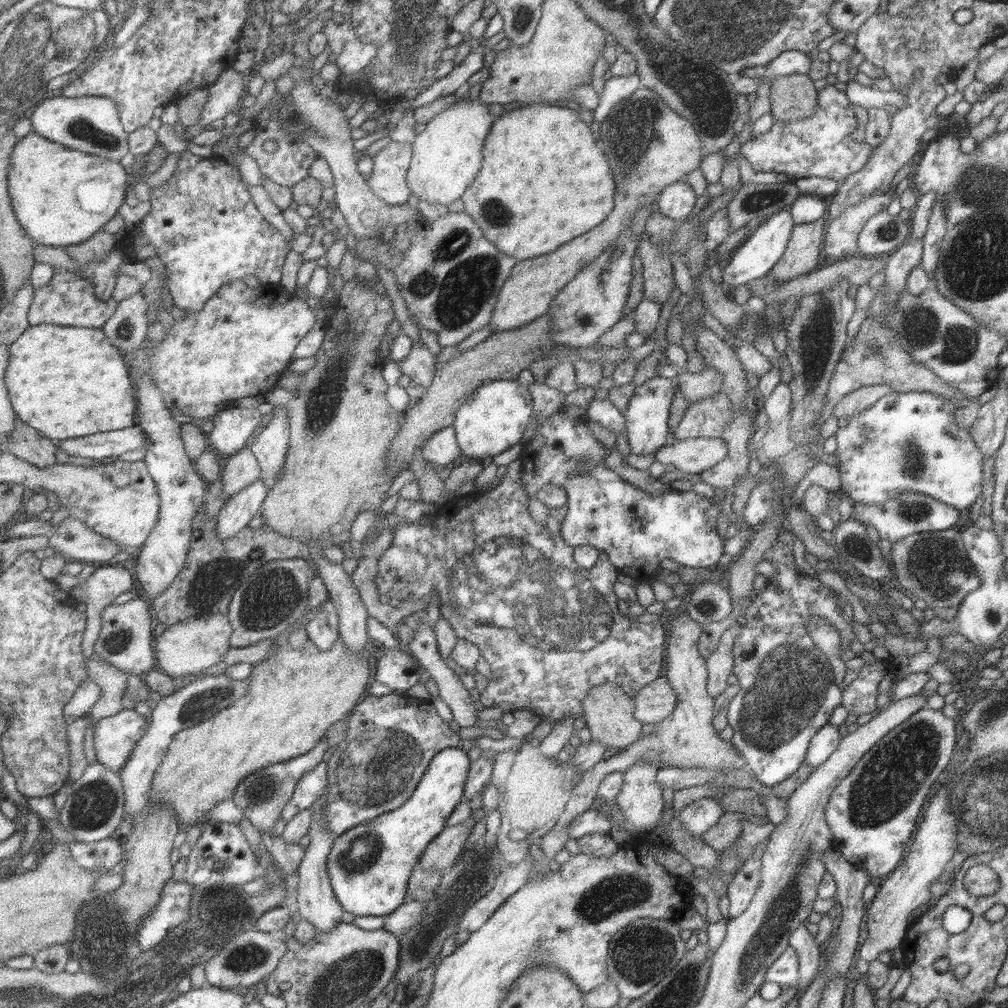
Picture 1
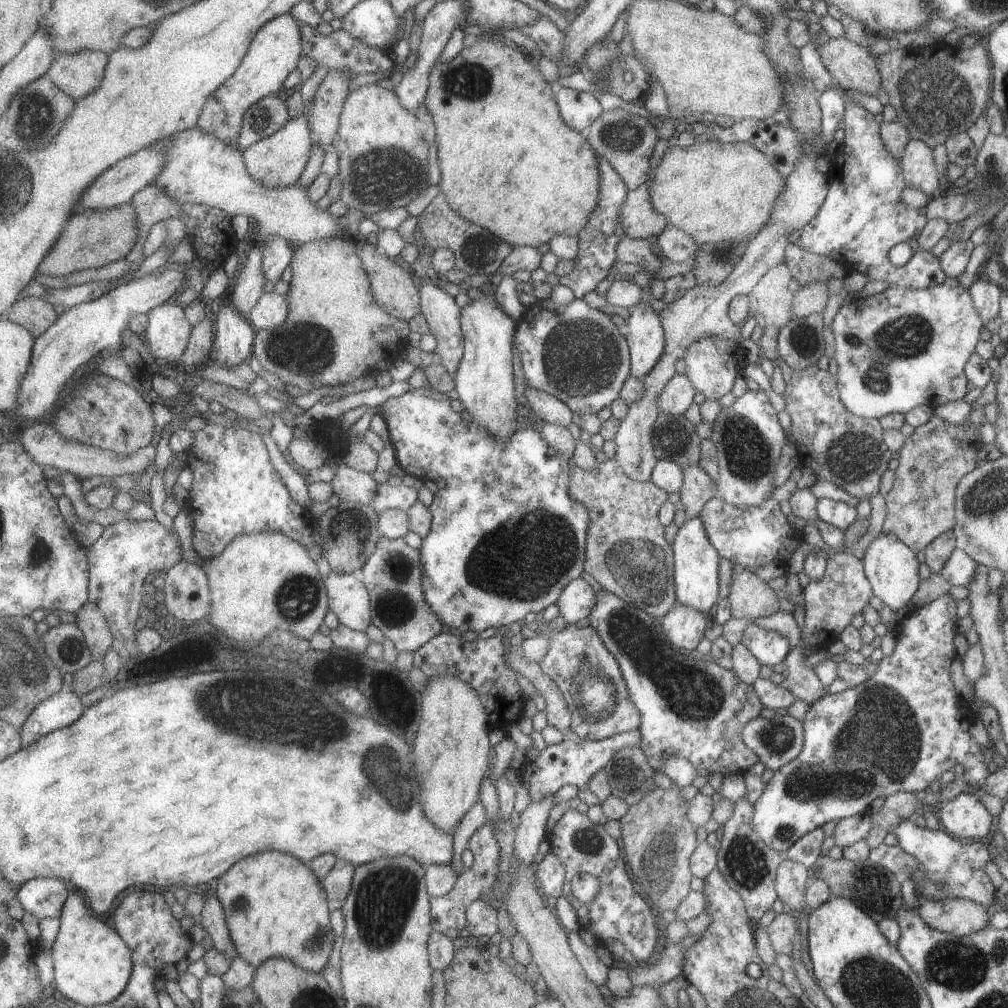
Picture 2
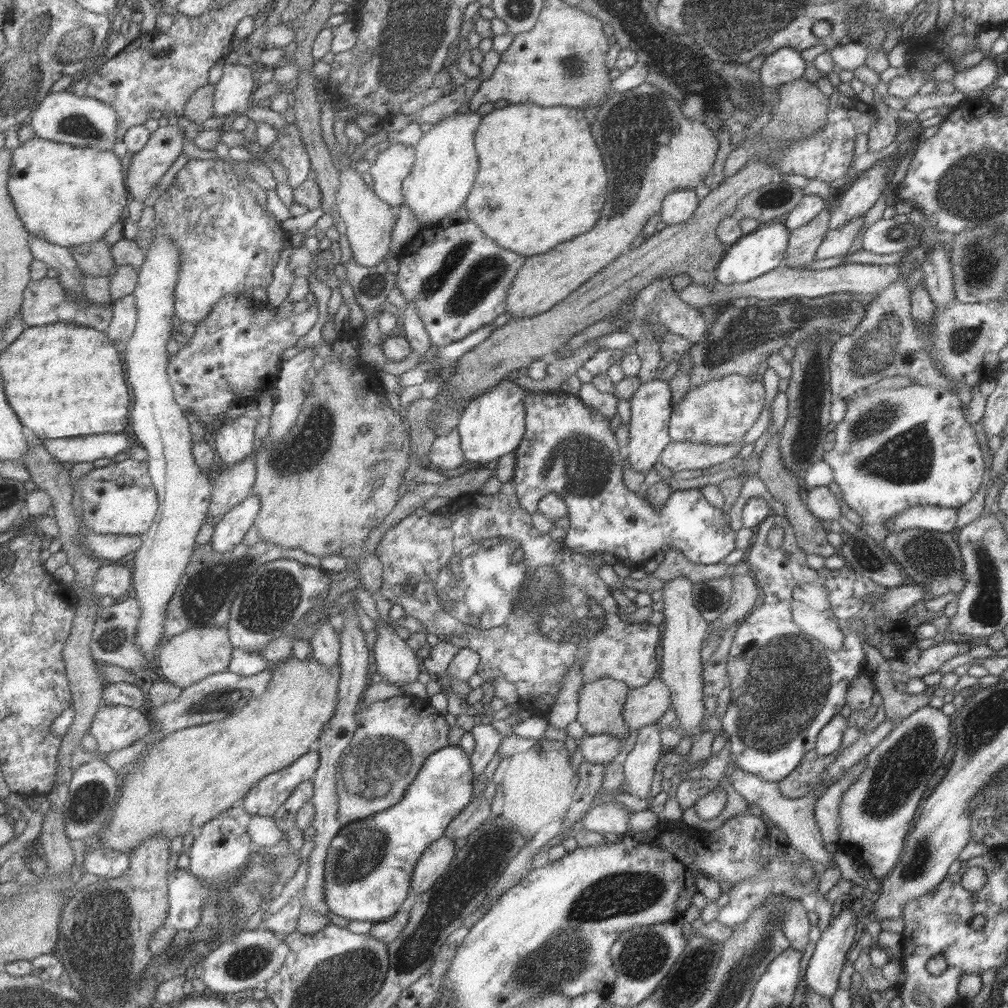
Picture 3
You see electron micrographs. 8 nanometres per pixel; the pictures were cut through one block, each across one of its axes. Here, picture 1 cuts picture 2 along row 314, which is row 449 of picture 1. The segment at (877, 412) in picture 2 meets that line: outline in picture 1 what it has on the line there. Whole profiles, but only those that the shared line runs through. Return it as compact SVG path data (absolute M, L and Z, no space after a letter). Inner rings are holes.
M890 390L883 396L880 396L871 405L871 408L859 412L855 416L851 416L847 424L837 427L834 434L836 448L832 455L837 459L836 469L839 473L840 489L843 490L843 495L848 496L852 504L862 504L863 506L866 504L878 504L881 506L886 500L899 495L900 492L916 492L917 494L924 494L929 498L934 498L947 506L952 506L962 513L969 510L973 502L975 502L975 498L981 494L981 480L983 480L983 476L981 475L982 454L975 446L968 428L960 428L953 422L953 413L955 410L955 404L953 404L951 399L943 398L941 395L919 391L902 393Z

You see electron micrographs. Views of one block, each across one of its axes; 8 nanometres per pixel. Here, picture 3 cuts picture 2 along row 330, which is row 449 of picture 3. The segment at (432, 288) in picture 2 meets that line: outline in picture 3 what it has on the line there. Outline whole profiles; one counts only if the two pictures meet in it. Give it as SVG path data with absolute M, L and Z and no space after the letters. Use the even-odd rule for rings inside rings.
M454 427L451 432L435 435L429 458L431 467L437 470L456 470L459 466L465 466L460 430Z

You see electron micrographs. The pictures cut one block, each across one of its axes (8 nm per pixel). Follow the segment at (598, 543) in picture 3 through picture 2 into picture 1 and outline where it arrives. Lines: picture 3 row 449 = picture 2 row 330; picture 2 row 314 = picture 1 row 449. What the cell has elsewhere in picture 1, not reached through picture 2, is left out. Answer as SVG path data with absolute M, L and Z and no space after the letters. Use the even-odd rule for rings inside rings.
M561 411L541 423L534 439L523 444L522 486L526 488L527 494L535 497L551 485L567 491L567 510L559 530L565 544L575 548L587 545L606 552L611 564L619 567L621 574L638 582L655 578L659 562L663 558L671 558L680 565L691 568L702 569L717 564L723 554L724 540L715 528L719 516L718 507L692 490L682 492L670 489L657 495L643 492L627 483L615 470L608 468L607 453L607 449L591 435L583 420L567 418Z

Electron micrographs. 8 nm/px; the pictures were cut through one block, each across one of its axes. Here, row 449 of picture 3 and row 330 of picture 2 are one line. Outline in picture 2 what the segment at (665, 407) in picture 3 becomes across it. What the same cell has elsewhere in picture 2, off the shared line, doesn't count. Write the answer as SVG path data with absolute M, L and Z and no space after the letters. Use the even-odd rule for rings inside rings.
M645 297L643 301L628 308L629 318L625 322L627 325L625 337L630 349L630 377L637 378L637 380L641 380L655 366L655 362L663 354L663 346L665 346L659 316L657 316L657 311L651 310L649 301L650 297Z

